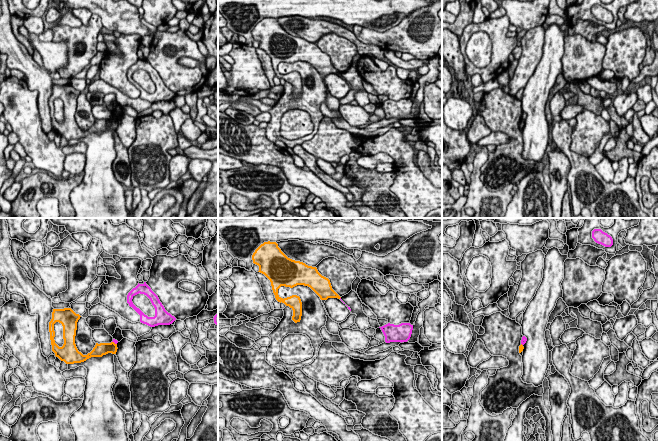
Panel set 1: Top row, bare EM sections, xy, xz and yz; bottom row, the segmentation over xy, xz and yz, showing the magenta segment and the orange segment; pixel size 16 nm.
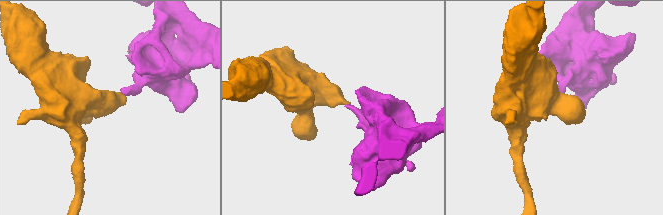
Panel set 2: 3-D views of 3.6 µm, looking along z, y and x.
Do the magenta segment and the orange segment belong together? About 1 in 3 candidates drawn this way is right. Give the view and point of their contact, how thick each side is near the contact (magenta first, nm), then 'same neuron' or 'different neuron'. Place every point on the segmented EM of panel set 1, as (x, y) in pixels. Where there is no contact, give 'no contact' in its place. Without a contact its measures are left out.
xy (114, 342) | 60/200 nm | different neuron

